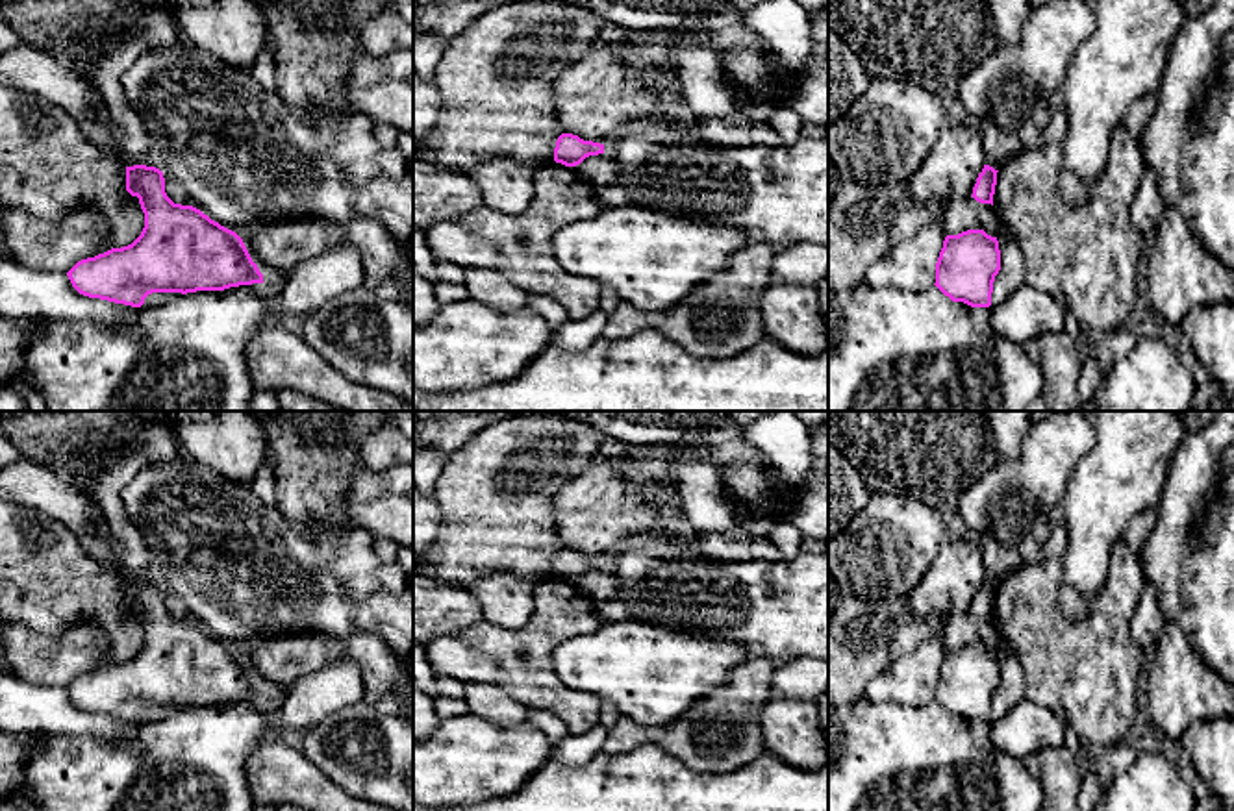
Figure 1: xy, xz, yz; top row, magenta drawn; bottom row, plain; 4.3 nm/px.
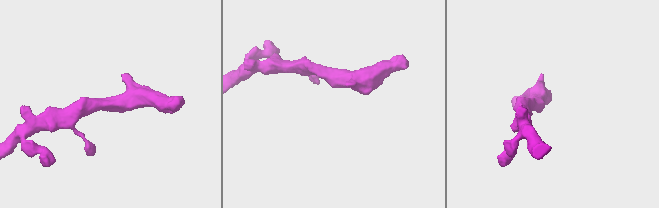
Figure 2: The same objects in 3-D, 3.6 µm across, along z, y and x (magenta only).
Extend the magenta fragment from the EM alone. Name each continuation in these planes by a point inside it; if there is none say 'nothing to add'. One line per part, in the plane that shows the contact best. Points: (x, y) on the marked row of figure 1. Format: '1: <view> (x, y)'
nothing to add

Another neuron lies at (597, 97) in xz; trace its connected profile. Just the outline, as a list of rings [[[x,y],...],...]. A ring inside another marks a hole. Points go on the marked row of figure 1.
[[[597,44],[554,81],[554,117],[563,133],[606,144],[613,135],[652,119],[671,91],[623,57],[617,44]]]

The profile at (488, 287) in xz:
[[[467,270],[463,280],[469,298],[495,311],[517,311],[526,307],[528,294],[493,270]]]

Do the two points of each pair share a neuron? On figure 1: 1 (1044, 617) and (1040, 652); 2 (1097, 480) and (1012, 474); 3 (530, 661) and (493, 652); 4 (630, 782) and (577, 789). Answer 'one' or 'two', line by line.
1: one
2: two
3: one
4: one

